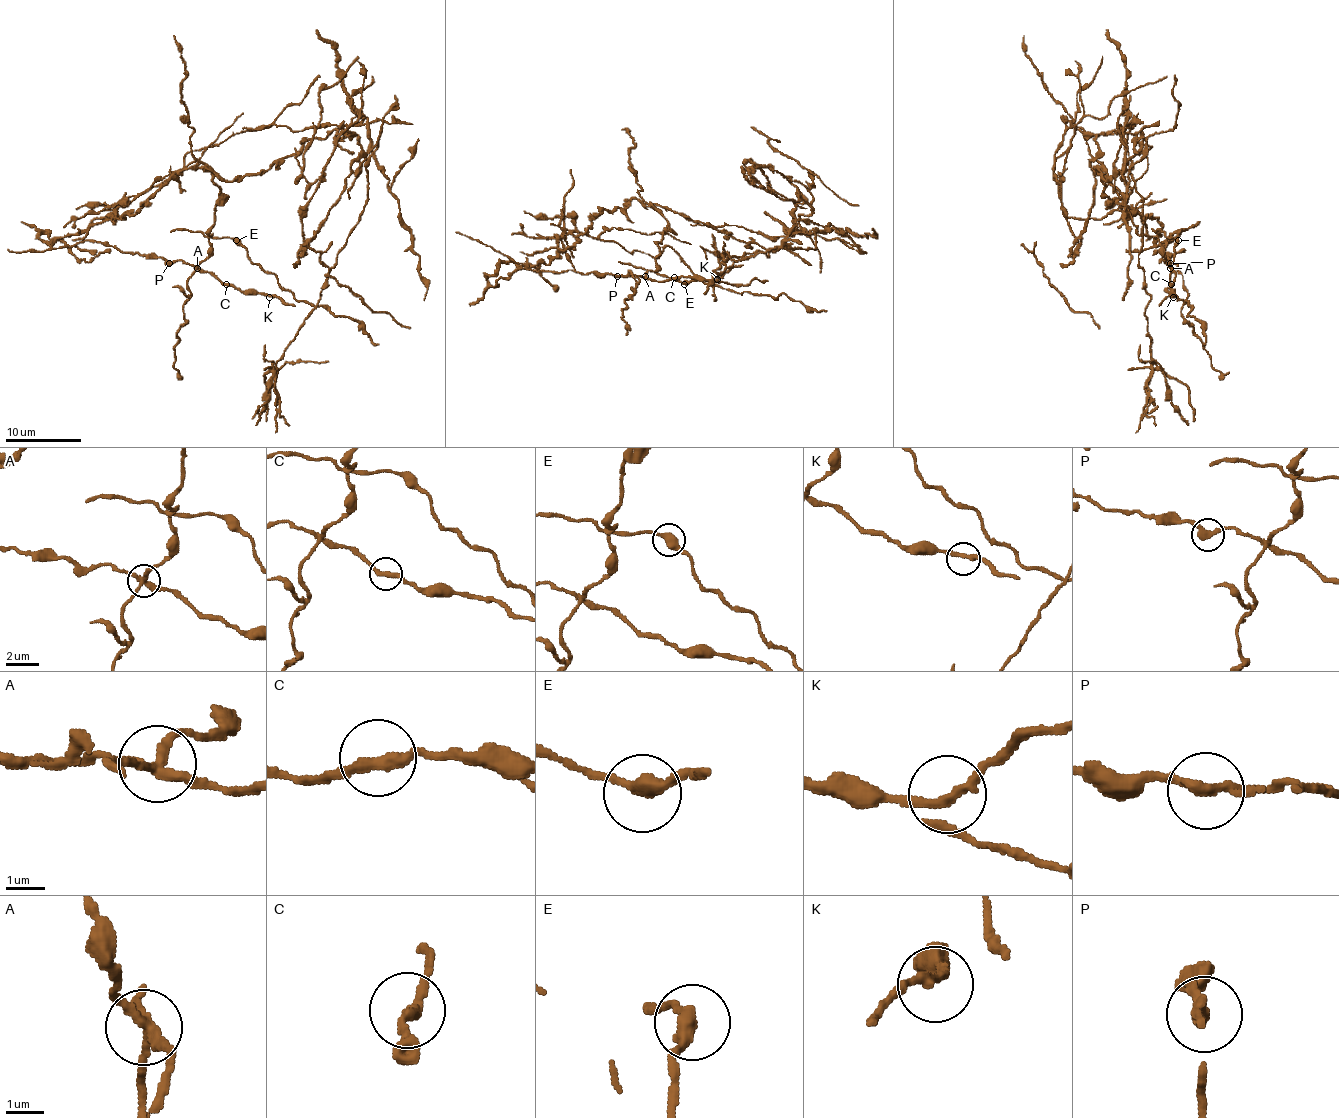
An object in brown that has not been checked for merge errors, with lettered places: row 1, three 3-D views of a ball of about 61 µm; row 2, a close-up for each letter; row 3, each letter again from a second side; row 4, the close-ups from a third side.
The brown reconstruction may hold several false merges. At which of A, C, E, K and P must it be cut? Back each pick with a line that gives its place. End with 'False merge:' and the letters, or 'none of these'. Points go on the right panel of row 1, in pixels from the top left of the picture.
A: Place: (1170, 268)
P: Place: (1170, 263)
False merge: A, P

